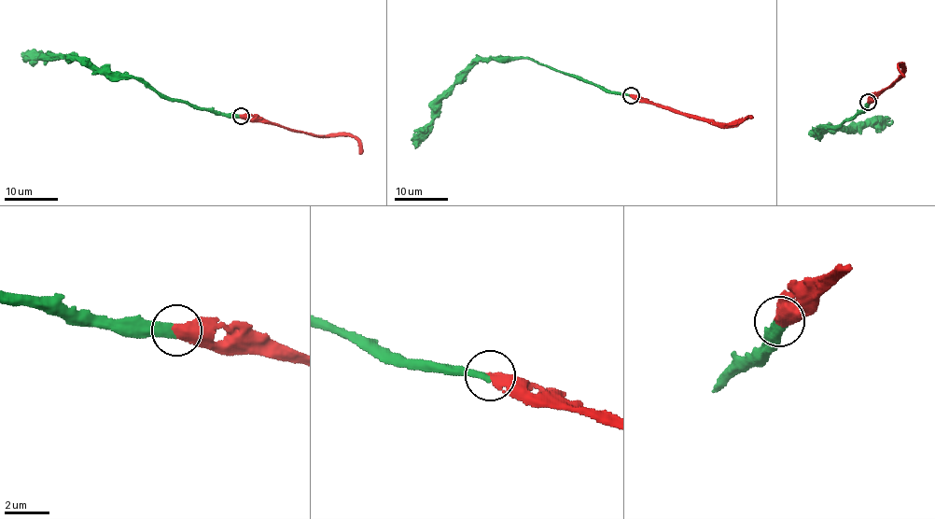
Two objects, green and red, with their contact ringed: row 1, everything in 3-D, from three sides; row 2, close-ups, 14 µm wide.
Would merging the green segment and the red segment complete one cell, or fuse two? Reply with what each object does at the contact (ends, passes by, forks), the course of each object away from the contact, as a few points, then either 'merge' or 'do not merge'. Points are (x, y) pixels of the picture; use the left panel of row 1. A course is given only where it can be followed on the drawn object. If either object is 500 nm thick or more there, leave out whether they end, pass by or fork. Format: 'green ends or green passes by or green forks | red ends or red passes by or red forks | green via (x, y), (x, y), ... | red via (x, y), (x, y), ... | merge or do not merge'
green via (240, 116), (166, 100), (132, 77), (106, 77), (74, 59), (24, 57) | red via (241, 116), (268, 120), (291, 130), (314, 134), (349, 134), (358, 142), (361, 155) | merge

